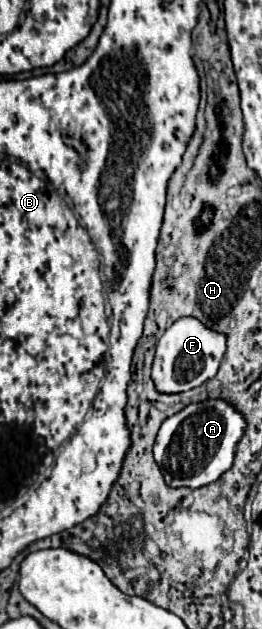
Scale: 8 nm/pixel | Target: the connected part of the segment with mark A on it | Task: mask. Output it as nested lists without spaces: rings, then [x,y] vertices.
[[[208,398],[204,402],[188,404],[178,414],[166,418],[154,444],[154,460],[160,466],[166,484],[172,488],[200,488],[216,482],[232,468],[246,426],[242,412],[224,398]]]

